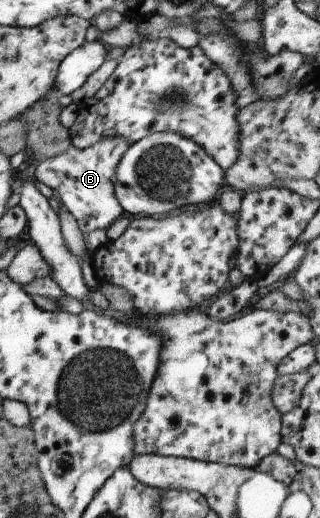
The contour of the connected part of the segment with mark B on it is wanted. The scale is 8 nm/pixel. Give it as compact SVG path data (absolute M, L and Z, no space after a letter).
M119 136L103 138L101 142L96 142L85 150L71 145L71 148L61 152L61 156L37 161L34 178L57 192L59 200L77 220L84 234L108 229L125 212L115 196L112 178L115 178L115 170L129 147L129 142L125 142L125 138L119 138Z

